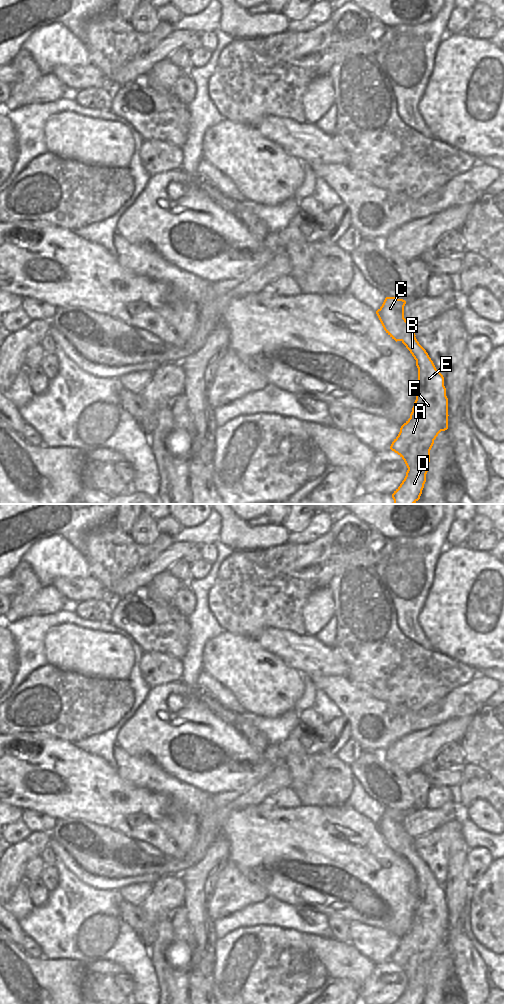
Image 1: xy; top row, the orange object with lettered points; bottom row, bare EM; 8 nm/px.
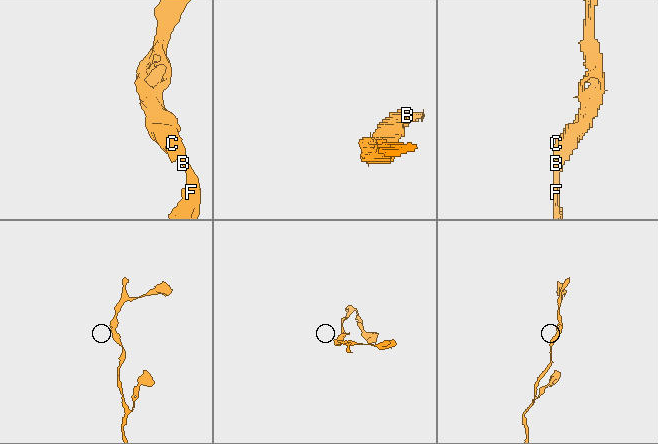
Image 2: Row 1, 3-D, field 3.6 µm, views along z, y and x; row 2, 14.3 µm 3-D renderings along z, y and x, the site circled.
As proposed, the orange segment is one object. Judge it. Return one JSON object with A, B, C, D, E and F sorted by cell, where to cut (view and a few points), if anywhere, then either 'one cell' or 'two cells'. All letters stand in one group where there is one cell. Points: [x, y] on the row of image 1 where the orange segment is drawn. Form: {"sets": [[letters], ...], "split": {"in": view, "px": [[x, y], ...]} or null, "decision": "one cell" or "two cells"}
{"sets": [["A", "B", "C", "D", "E", "F"]], "split": null, "decision": "one cell"}

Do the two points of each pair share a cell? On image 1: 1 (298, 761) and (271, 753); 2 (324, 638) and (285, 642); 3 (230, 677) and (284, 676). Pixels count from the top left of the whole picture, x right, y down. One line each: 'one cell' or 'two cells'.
1: two cells
2: two cells
3: one cell

